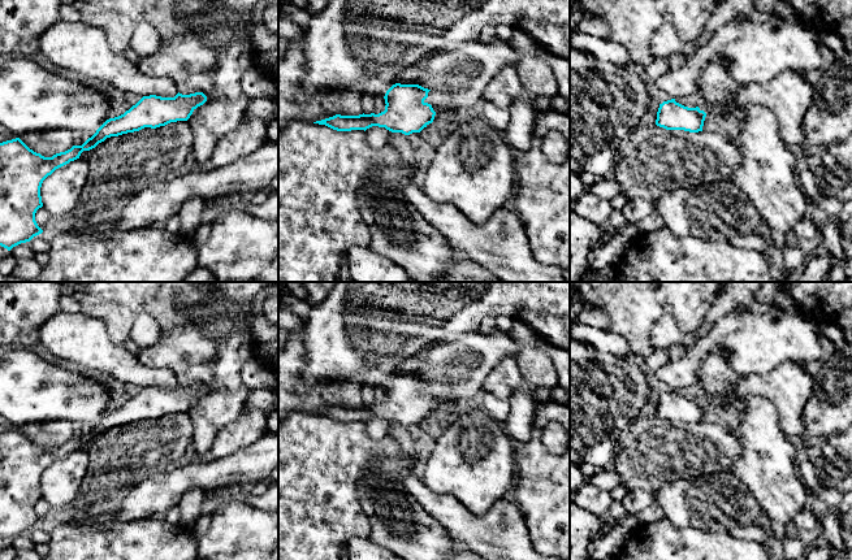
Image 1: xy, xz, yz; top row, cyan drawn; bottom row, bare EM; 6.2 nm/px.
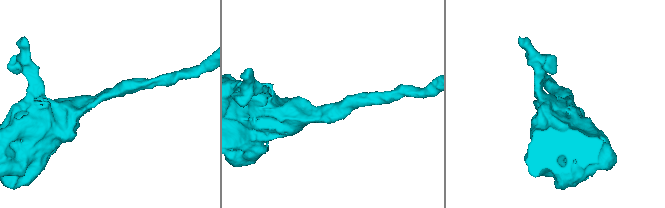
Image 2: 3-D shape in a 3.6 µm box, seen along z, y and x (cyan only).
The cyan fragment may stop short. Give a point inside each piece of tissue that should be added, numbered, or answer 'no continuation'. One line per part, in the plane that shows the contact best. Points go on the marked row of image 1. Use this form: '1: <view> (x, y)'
no continuation

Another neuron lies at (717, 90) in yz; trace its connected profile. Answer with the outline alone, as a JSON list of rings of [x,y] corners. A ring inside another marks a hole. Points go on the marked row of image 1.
[[[715,57],[704,65],[697,87],[699,95],[695,100],[706,114],[728,116],[728,109],[735,104],[734,97],[741,86],[731,78],[728,62]]]

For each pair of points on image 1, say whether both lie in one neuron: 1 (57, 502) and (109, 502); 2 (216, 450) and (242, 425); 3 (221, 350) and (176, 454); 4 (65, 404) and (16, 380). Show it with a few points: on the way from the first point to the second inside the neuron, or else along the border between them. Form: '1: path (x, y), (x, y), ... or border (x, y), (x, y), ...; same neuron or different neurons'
1: border (85, 474), (76, 498), (65, 511); different neurons
2: path (223, 445), (236, 432); same neuron
3: border (187, 411), (193, 422), (191, 450); different neurons
4: path (53, 393), (27, 389); same neuron

